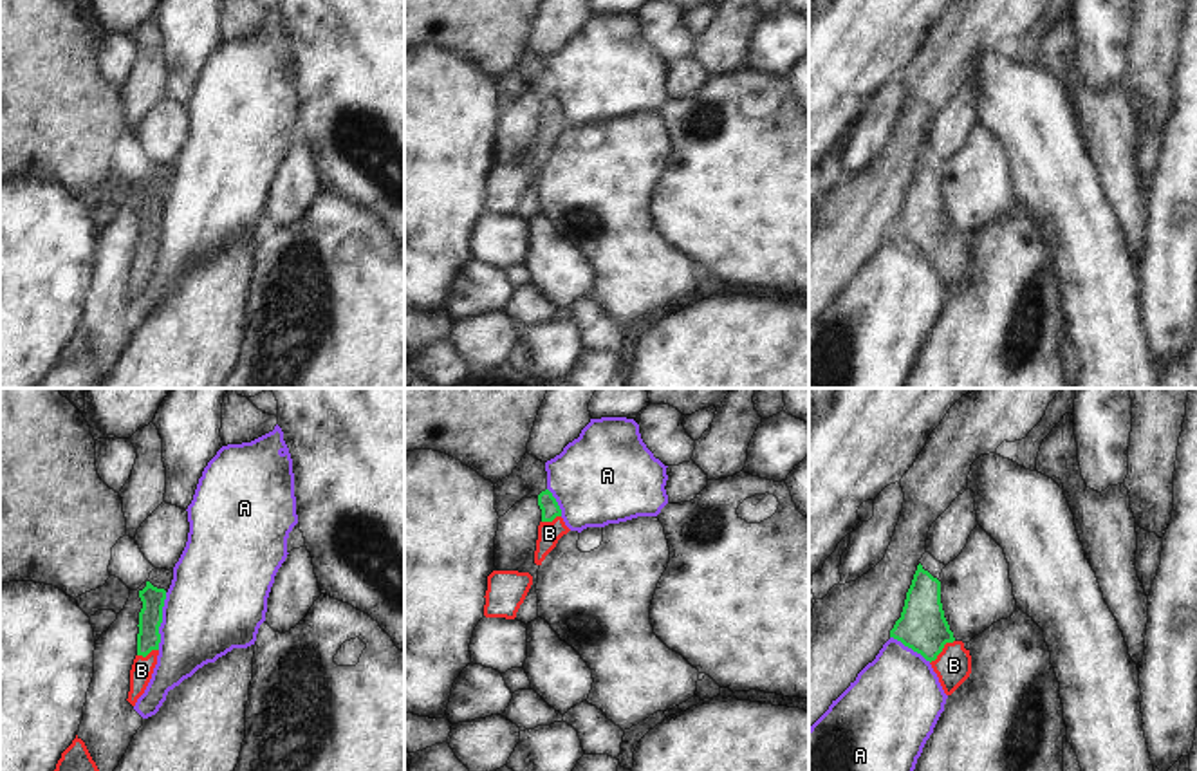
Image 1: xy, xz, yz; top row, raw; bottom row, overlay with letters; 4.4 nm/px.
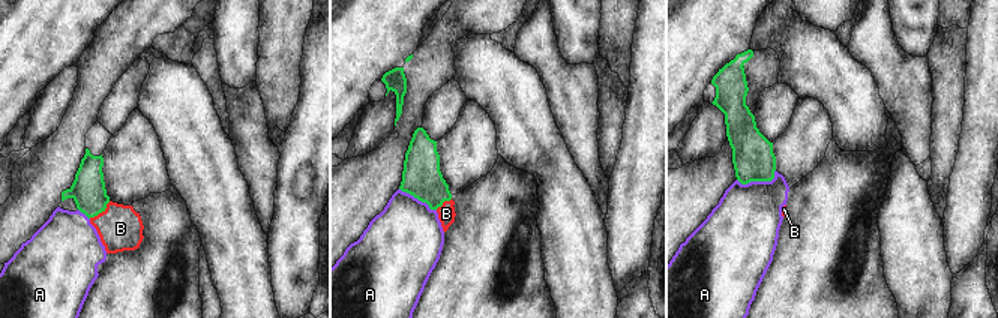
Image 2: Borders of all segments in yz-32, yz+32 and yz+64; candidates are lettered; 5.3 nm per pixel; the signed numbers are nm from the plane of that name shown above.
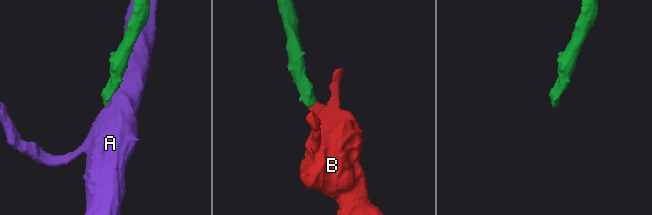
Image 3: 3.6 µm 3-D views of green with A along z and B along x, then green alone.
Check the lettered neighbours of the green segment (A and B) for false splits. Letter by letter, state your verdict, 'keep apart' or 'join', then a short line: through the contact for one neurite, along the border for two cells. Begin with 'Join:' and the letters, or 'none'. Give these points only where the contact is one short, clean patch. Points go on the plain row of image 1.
Join: B
A: keep apart
B: join; line yz (921, 222), (941, 246), (954, 260)

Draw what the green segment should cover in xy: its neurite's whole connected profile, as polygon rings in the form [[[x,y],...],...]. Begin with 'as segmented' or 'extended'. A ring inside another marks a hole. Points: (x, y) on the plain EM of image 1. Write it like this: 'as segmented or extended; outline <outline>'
extended; outline [[[146,177],[146,182],[139,186],[139,193],[143,197],[143,204],[139,208],[137,220],[137,251],[130,265],[130,287],[126,294],[132,302],[135,302],[137,294],[144,289],[157,260],[161,238],[159,222],[162,218],[166,186]]]

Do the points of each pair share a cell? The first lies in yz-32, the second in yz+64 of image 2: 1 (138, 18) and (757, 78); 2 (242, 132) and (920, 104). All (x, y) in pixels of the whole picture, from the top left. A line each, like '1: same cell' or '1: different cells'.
1: same cell
2: same cell

